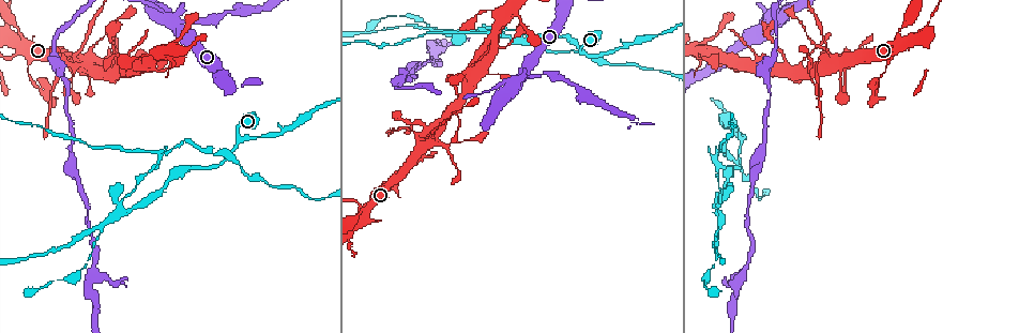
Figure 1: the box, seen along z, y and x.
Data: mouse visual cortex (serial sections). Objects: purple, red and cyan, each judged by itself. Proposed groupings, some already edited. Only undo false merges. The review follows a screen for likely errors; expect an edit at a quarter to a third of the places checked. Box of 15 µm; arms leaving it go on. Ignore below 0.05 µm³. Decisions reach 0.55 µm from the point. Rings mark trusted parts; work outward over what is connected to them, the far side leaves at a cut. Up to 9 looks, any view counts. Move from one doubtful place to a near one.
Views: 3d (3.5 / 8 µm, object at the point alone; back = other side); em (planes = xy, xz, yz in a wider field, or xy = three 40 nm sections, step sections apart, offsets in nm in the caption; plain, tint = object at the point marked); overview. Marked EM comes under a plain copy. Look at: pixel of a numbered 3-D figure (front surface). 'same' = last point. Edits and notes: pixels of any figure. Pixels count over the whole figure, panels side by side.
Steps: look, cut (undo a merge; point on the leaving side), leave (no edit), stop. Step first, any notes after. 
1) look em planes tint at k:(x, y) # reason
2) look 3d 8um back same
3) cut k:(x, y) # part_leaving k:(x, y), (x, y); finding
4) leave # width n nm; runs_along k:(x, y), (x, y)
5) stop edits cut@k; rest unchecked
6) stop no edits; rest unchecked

look 3d 3.5um at 1:(241, 137) # three-way junction

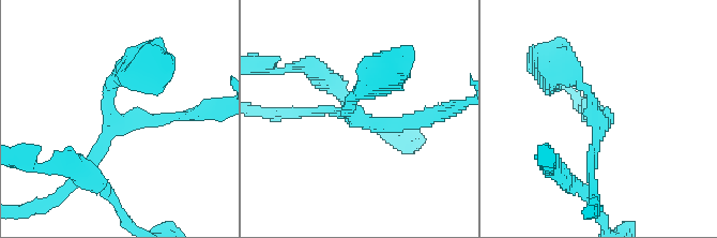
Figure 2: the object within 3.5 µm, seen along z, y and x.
look em xy step 5 tint at 2:(117, 121) # arms 3; arm_widths 150, 200, 250 nm

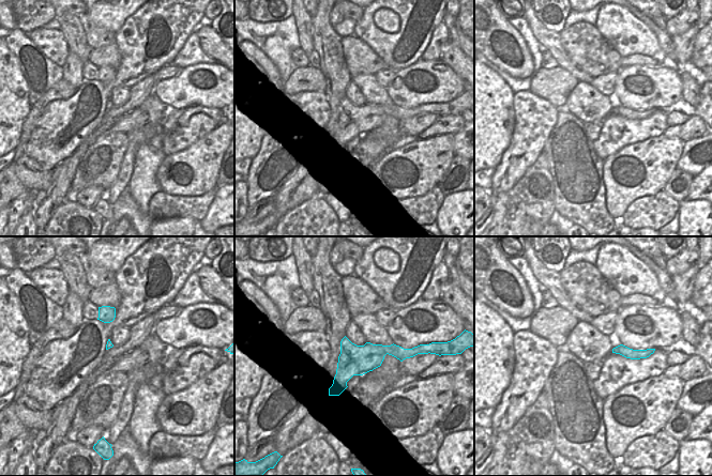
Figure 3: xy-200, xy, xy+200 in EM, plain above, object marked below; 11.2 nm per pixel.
leave # runs_along 2:(134, 69), (110, 85), (117, 124), (78, 180); all the same cell

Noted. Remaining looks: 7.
look 3d 3.5um at 1:(125, 210) # four-way junction

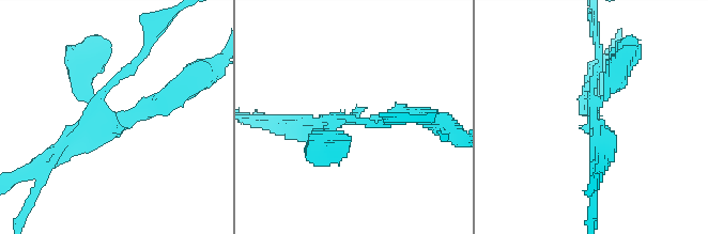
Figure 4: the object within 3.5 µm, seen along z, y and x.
look em xy step 2 tint at 4:(116, 123) # arms 4; arm_widths 100, 200, 250, 250 nm; shape alone is not enough

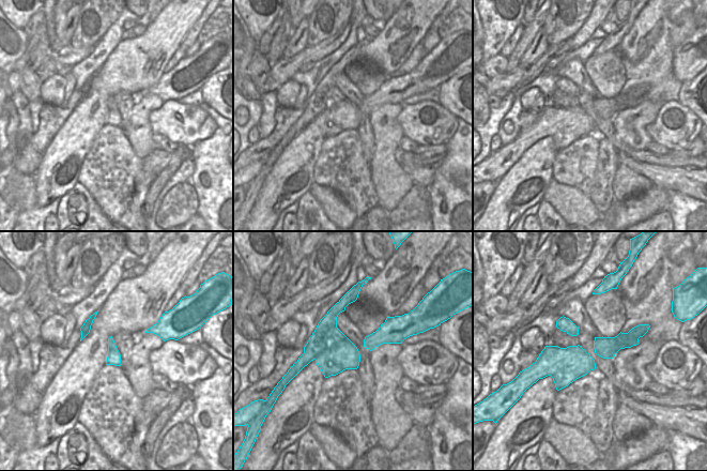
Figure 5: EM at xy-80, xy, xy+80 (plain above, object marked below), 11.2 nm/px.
cut 4:(91, 69) # part_leaving 4:(96, 104), (147, 51), (156, 29); two cells meet here

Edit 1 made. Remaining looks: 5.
look 3d 3.5um at 1:(878, 83)

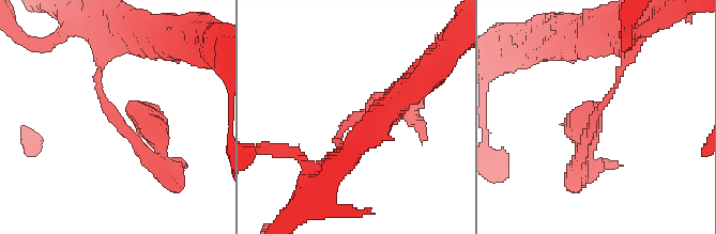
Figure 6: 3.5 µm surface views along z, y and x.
look em xy step 3 tint at 6:(356, 115) # need the tissue

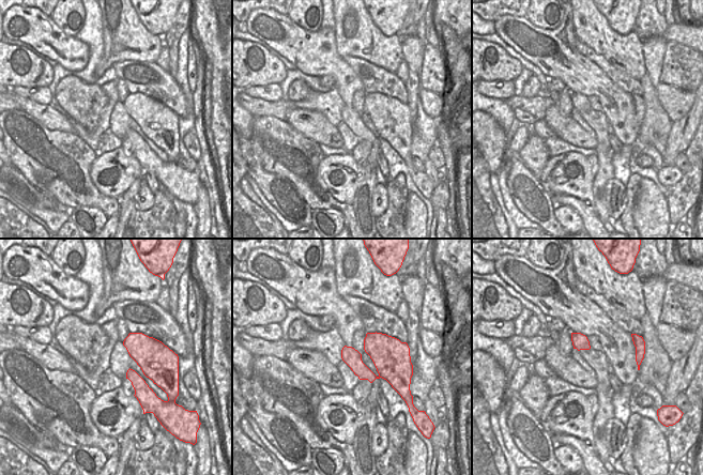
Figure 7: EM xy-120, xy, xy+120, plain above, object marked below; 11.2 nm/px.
leave # continuous, no second cell

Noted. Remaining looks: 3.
look 3d 8um at 1:(101, 61) # three arms meet

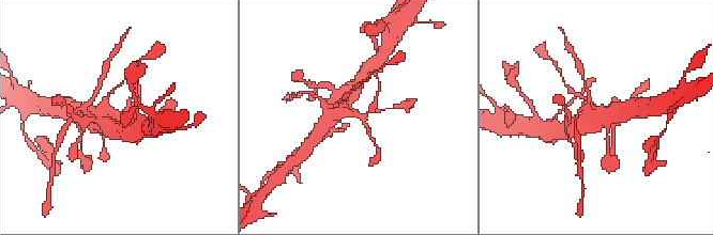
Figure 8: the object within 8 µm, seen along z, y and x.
look em planes tint at 8:(362, 115) # arms 3; arm_widths 100, 150, 600 nm; need the tissue

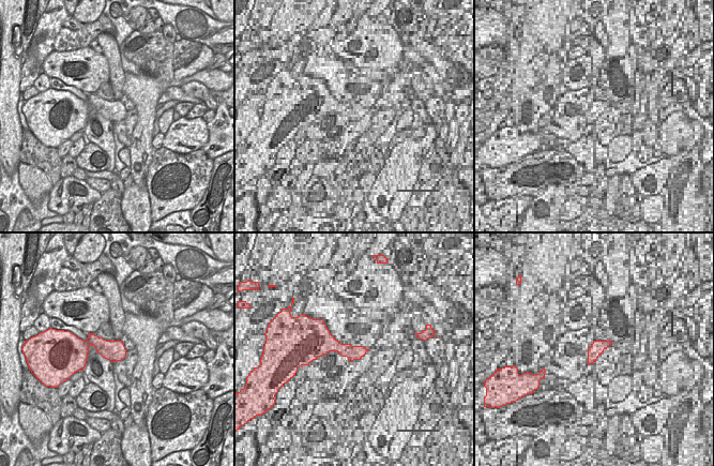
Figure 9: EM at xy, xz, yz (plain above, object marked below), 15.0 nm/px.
leave # width 320 nm; runs_along 8:(94, 119), (148, 116); one cell here

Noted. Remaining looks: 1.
stop edits cut@4; rest unchecked

